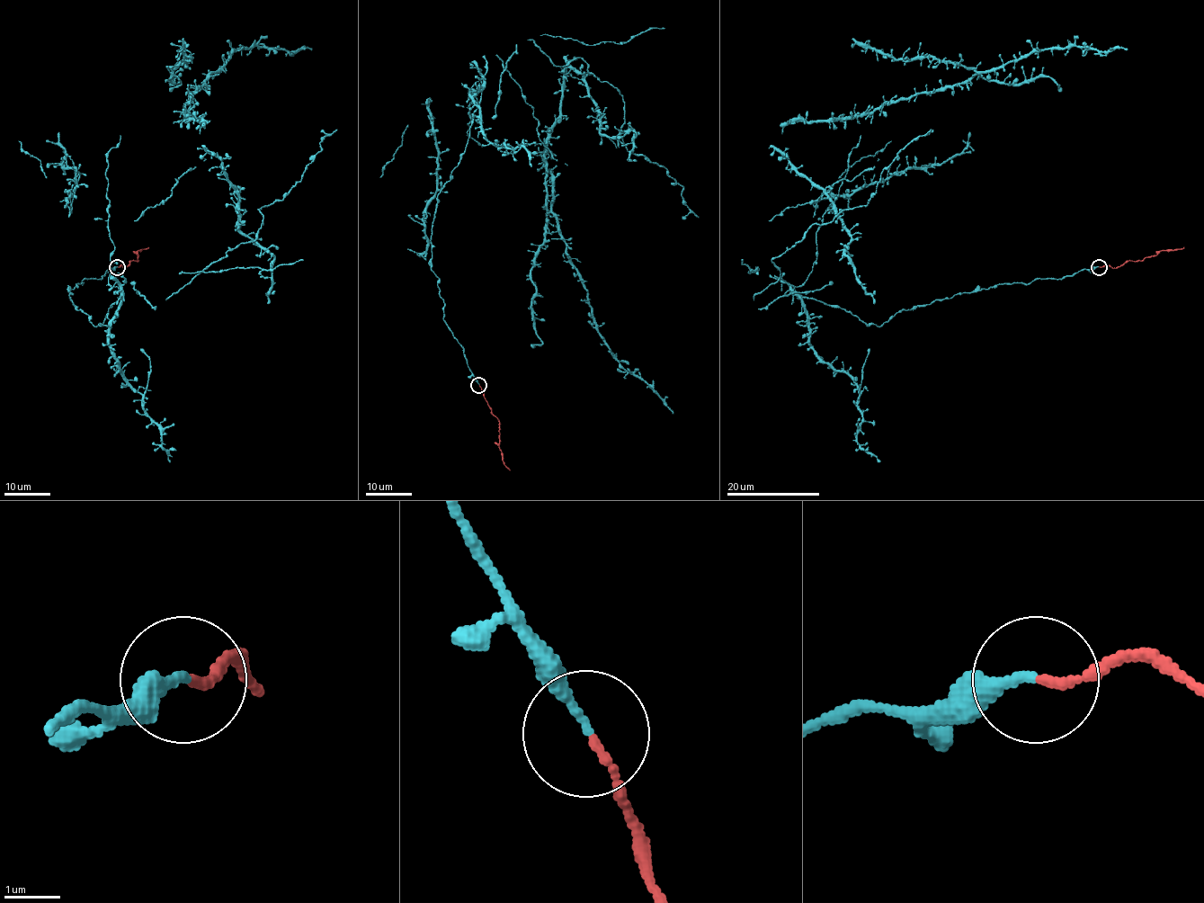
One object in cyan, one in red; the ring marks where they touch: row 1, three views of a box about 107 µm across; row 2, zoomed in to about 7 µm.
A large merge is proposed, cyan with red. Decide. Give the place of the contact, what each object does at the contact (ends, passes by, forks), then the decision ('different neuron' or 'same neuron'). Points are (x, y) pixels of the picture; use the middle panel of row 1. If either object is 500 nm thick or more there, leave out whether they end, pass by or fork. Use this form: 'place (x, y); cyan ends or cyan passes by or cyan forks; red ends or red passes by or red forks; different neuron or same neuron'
place (478, 385); cyan ends; red ends; different neuron

